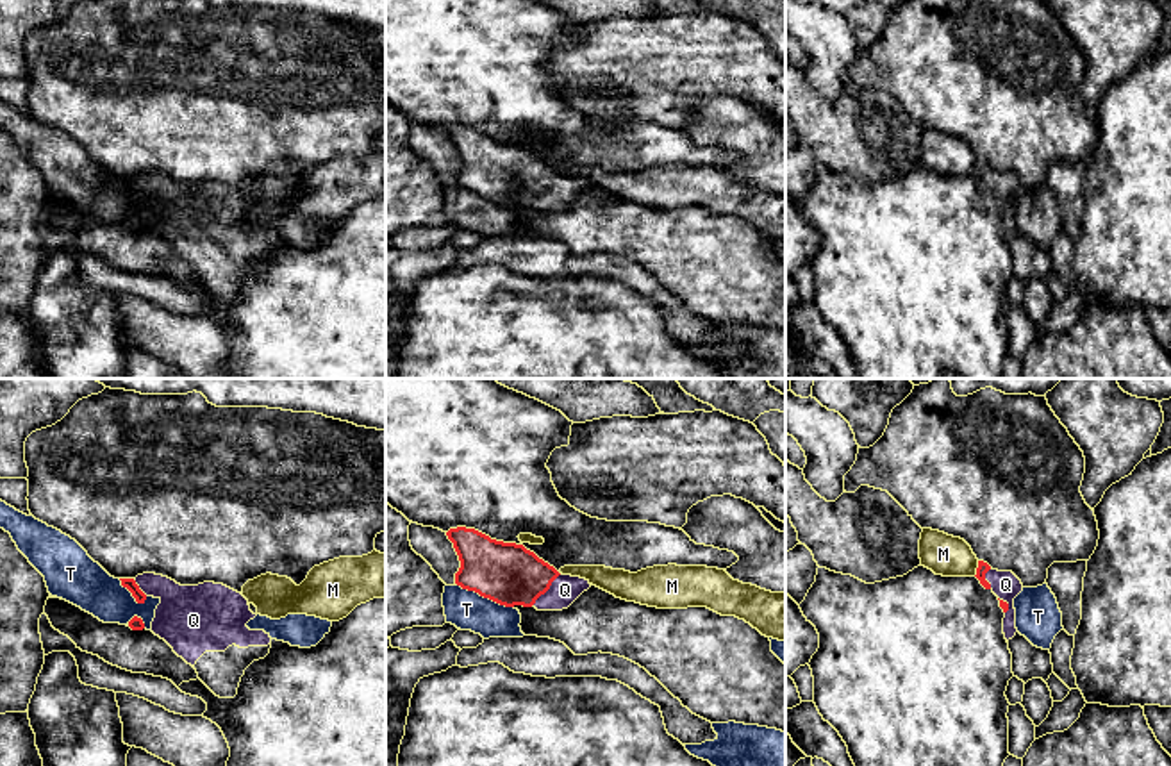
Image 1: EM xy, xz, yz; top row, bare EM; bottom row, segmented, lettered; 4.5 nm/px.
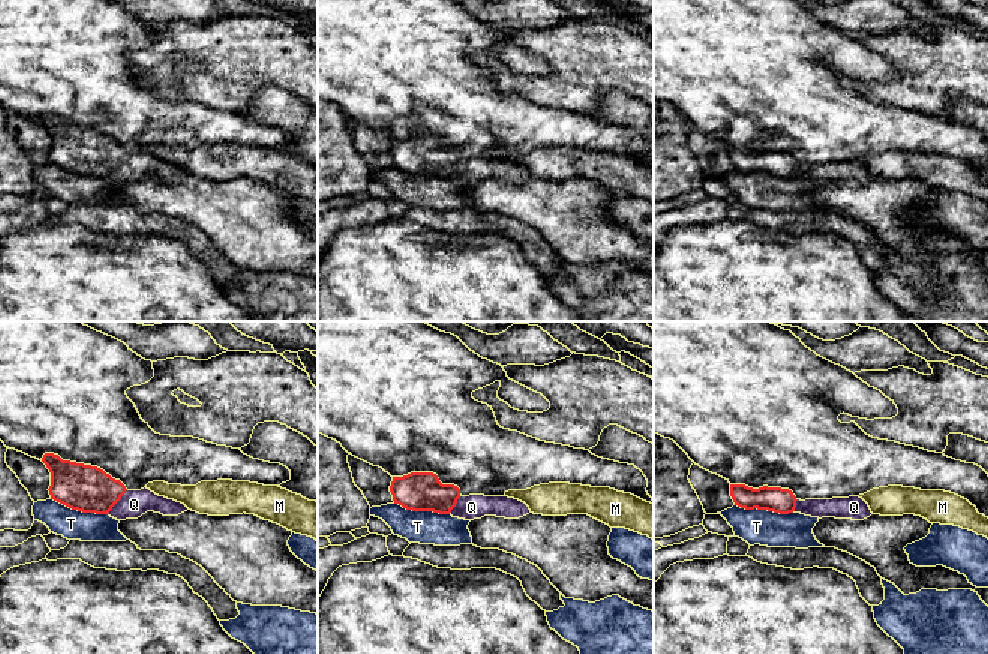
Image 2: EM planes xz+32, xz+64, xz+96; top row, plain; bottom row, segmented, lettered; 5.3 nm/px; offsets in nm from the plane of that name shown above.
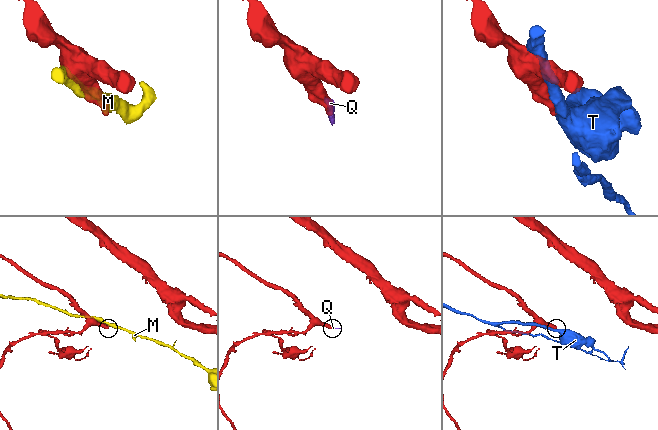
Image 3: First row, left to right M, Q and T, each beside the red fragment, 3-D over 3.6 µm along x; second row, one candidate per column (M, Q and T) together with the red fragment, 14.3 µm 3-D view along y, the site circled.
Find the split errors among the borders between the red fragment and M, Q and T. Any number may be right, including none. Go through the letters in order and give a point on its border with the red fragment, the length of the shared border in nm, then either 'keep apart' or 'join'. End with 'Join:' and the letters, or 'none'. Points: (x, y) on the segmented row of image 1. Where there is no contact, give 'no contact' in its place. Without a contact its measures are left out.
M: meets red in yz at (977, 568); contact 80 nm long; keep apart
Q: meets red in xz at (547, 590); contact 190 nm long; join
T: meets red in xz at (484, 597); contact 280 nm long; keep apart
Join: Q

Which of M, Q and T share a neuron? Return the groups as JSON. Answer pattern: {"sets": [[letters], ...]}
{"sets": [["M"], ["Q"], ["T"]]}

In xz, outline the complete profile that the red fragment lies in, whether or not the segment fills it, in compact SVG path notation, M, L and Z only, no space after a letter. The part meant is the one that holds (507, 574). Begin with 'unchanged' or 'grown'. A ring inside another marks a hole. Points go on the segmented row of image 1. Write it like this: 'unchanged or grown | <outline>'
grown | M466 527L450 529L446 536L461 561L455 584L500 605L534 605L537 611L562 611L591 587L589 580L559 573L523 545L496 541Z

